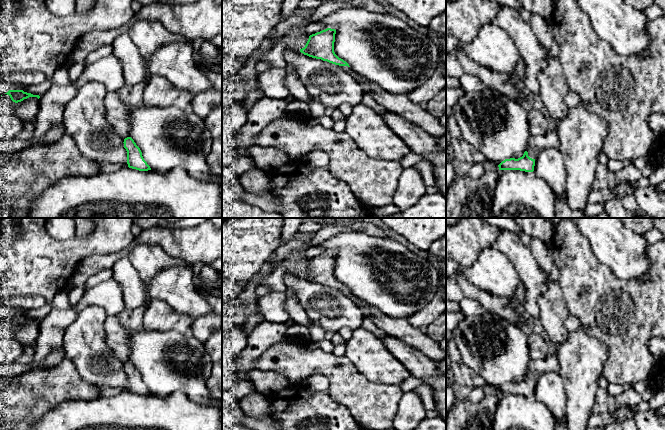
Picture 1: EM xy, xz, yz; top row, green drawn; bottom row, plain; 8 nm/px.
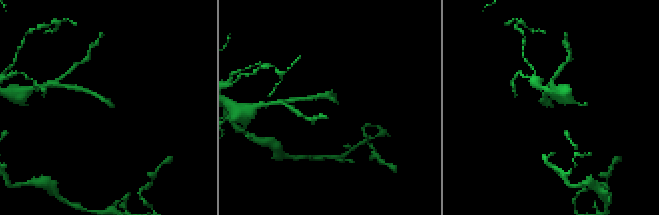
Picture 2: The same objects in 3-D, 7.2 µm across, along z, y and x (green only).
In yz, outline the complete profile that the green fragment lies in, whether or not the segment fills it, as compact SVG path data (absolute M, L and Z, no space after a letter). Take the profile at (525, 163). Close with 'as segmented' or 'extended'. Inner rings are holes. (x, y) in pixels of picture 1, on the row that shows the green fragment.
M554 133L531 136L523 156L518 159L505 159L498 165L499 170L520 170L525 172L533 172L535 159L540 154L541 150L556 144L556 136Z | extended

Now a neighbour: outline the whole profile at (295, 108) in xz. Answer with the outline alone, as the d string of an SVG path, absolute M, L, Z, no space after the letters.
M295 99L292 102L287 103L284 114L309 118L310 117L309 104Z

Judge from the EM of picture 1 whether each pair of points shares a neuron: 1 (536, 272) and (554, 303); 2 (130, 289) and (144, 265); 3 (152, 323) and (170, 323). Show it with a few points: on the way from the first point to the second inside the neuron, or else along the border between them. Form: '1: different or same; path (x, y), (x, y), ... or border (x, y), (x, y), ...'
1: different; border (549, 280), (546, 290), (538, 298), (540, 312)
2: different; border (127, 257), (144, 284)
3: same; path (156, 323), (166, 323)

